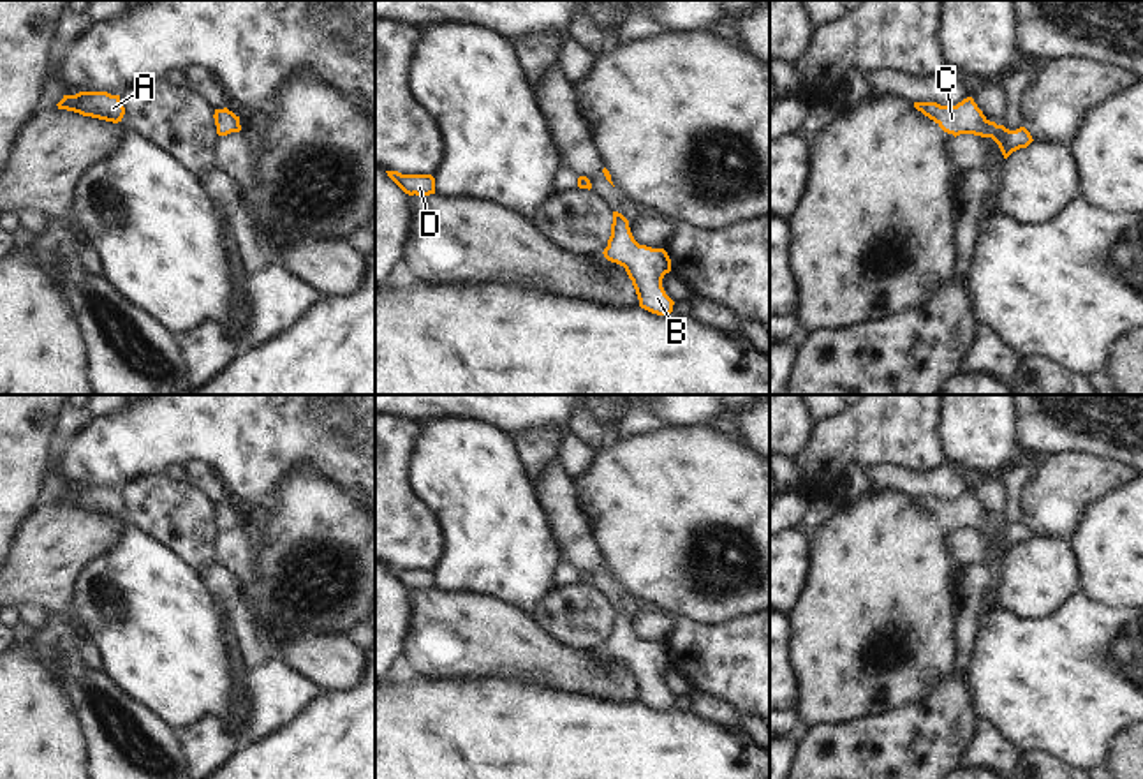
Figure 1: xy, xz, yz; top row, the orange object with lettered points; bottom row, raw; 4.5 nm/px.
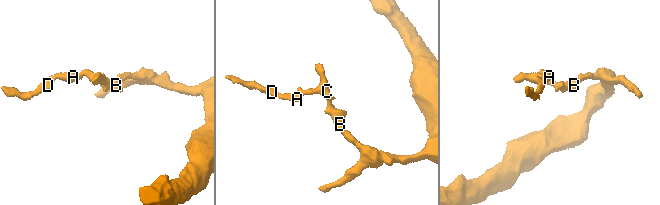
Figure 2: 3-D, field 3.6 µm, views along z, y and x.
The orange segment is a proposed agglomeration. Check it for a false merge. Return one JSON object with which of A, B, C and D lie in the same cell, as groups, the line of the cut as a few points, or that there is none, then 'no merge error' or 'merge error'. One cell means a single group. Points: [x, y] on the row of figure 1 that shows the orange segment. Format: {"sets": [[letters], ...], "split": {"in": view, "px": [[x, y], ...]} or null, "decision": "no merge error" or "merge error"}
{"sets": [["A", "B", "C", "D"]], "split": null, "decision": "no merge error"}

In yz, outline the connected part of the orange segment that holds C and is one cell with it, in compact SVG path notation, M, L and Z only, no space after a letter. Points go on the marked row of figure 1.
M972 97L951 108L937 102L914 102L914 108L955 137L960 134L992 137L999 145L1004 159L1020 148L1027 148L1034 141L1025 127L1009 130L1004 125L990 122Z

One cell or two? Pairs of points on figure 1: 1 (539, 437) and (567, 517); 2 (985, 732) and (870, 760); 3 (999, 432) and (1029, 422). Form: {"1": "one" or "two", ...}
{"1": "two", "2": "two", "3": "two"}

